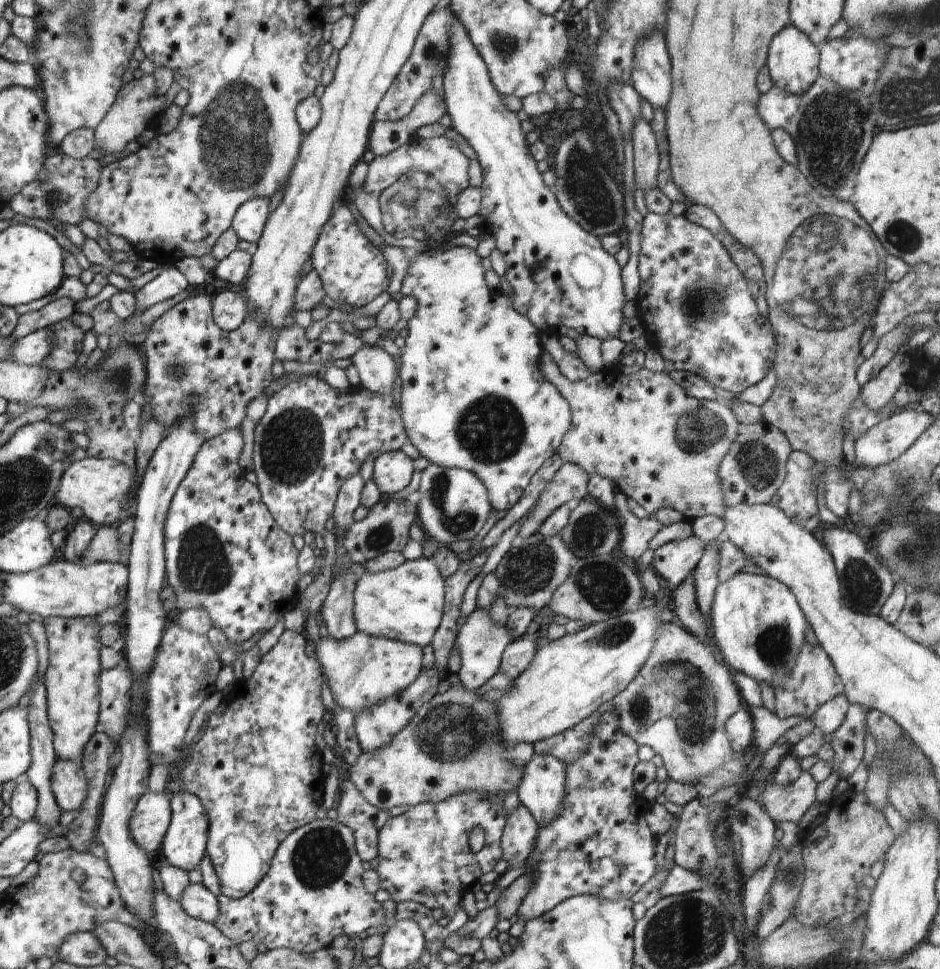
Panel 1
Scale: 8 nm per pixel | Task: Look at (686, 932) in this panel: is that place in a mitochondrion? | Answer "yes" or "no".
yes

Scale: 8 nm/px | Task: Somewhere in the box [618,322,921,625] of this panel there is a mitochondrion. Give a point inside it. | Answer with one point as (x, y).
(697, 431)

